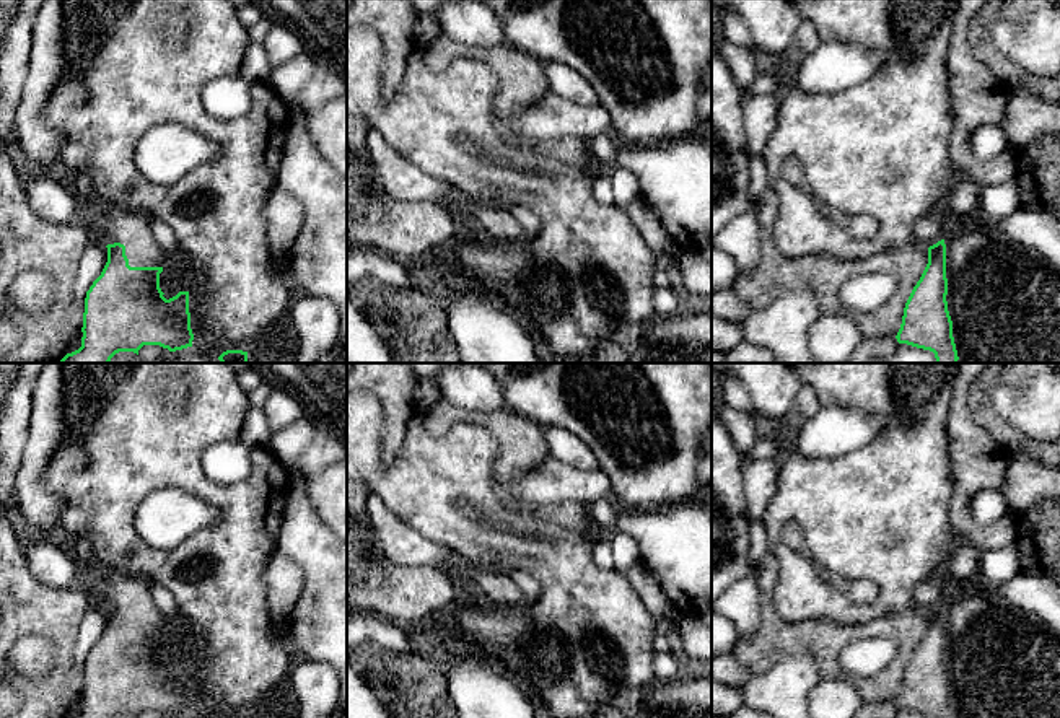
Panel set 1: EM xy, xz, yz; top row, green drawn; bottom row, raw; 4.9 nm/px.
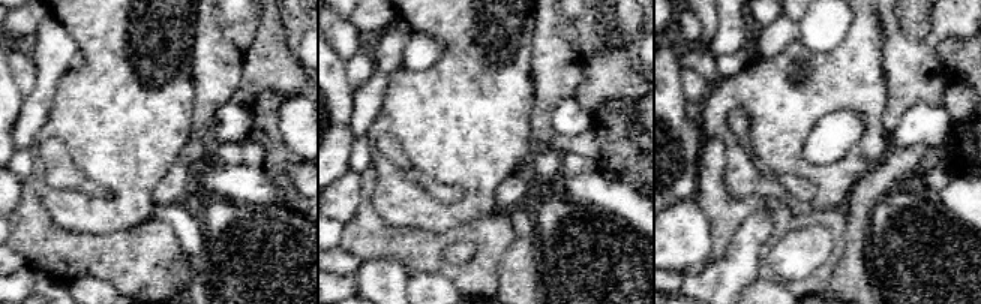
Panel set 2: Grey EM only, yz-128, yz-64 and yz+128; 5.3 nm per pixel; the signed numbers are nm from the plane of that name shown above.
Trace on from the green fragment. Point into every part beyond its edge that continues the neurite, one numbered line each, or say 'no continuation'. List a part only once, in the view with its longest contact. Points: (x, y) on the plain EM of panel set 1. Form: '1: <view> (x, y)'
1: xy (131, 593)

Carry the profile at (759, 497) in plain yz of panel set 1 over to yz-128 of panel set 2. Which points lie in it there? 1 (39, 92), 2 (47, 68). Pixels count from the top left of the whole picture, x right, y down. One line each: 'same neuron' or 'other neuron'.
1: same neuron
2: same neuron

